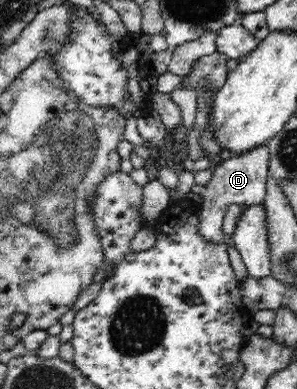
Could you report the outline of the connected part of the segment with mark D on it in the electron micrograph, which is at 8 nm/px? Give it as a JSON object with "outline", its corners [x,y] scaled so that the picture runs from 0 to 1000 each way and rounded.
{"outline":[[[882,373],[822,396],[781,401],[747,414],[721,442],[700,478],[646,476],[643,496],[673,494],[687,504],[687,522],[667,550],[667,599],[687,609],[694,625],[785,630],[785,612],[751,589],[758,545],[768,524],[811,524],[815,530],[875,524],[899,496],[899,458],[906,450],[906,380]]]}

